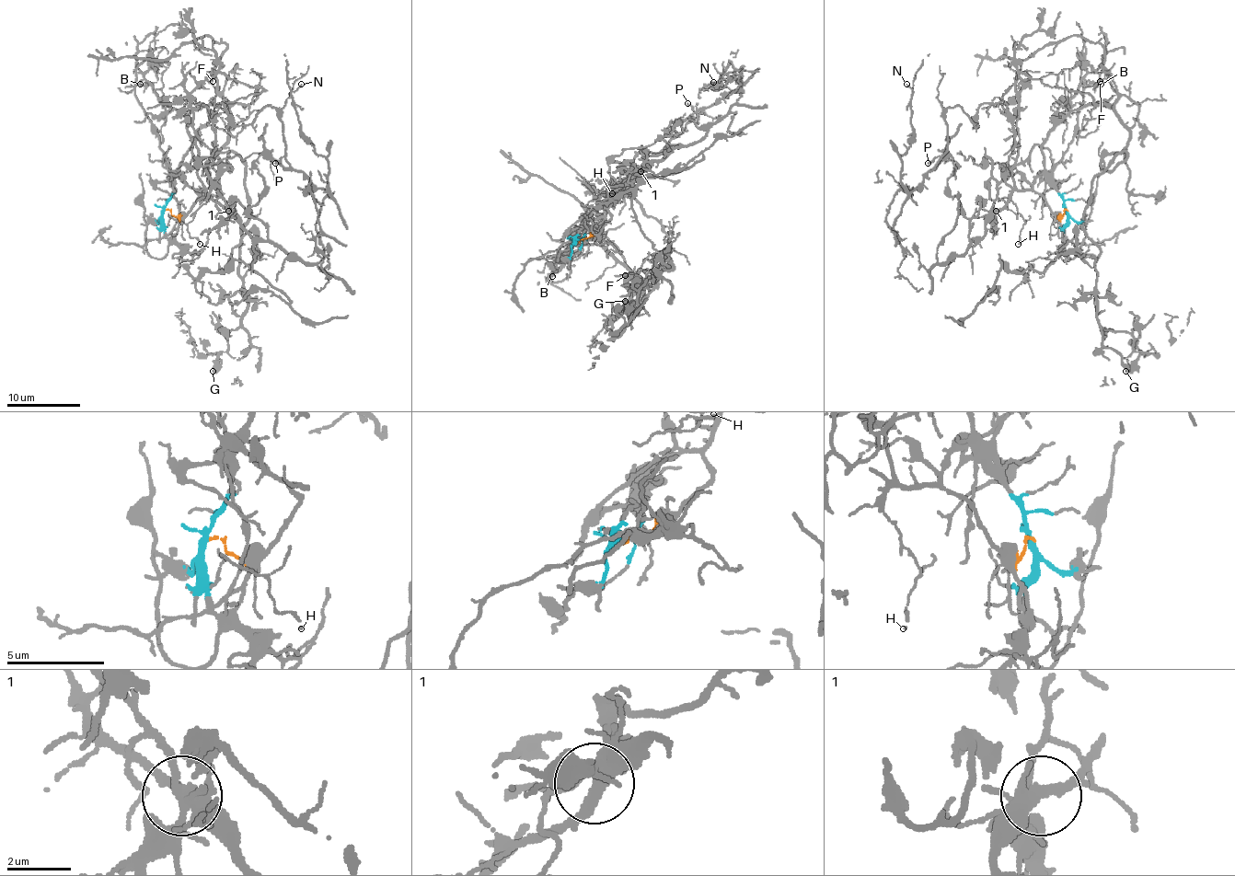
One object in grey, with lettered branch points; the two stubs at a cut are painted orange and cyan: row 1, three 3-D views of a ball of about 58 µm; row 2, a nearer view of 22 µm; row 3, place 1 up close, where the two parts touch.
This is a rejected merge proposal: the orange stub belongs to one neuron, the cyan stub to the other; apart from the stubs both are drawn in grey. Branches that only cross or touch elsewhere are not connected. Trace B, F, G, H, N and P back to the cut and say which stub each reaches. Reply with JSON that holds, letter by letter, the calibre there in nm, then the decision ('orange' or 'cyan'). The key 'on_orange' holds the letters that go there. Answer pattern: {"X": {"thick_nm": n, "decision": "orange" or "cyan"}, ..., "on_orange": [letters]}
{"B": {"thick_nm": 160, "decision": "cyan"}, "F": {"thick_nm": 120, "decision": "cyan"}, "G": {"thick_nm": 260, "decision": "cyan"}, "H": {"thick_nm": 130, "decision": "orange"}, "N": {"thick_nm": 110, "decision": "orange"}, "P": {"thick_nm": 170, "decision": "orange"}, "on_orange": ["H", "N", "P"]}

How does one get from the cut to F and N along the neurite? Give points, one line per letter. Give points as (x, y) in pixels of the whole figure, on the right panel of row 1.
F: (1067, 210), (1044, 167), (1044, 139), (1085, 106), (1113, 104), (1118, 93), (1103, 71), (1100, 82)
N: (1067, 210), (1015, 190), (971, 239), (947, 155), (910, 191), (899, 159), (912, 132), (906, 84)

